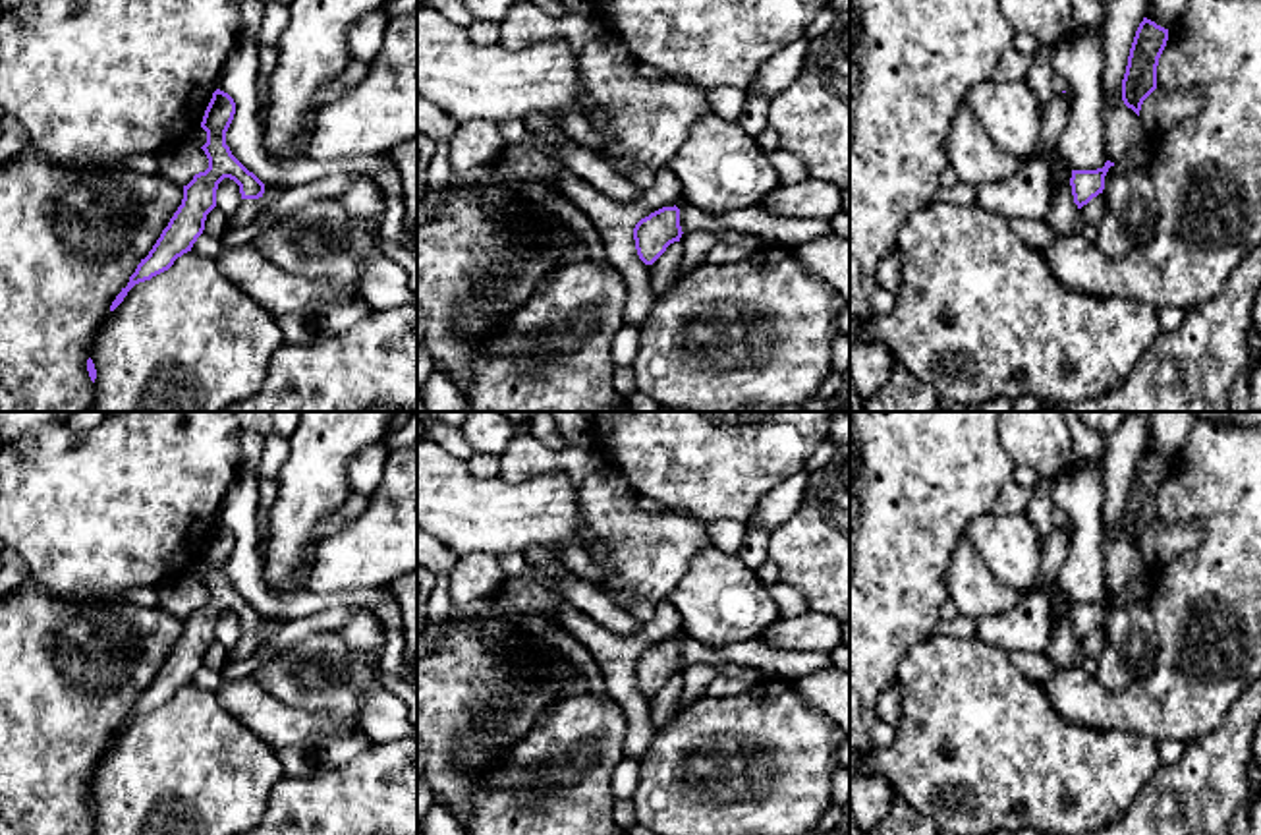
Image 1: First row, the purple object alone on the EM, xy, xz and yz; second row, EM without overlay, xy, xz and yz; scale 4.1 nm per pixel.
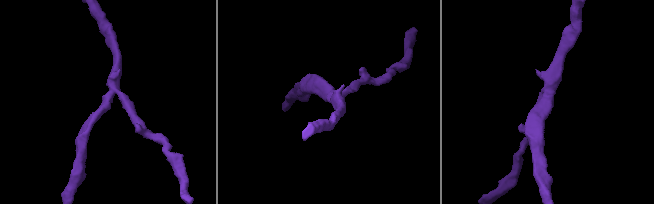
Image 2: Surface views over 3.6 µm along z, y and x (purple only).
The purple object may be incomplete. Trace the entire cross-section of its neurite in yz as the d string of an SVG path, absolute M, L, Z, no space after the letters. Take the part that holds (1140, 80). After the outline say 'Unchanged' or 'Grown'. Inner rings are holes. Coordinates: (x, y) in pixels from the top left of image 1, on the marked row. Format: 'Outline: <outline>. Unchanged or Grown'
Outline: M1143 17L1135 31L1122 79L1122 101L1137 116L1143 101L1157 89L1157 66L1166 41L1168 29Z. Unchanged

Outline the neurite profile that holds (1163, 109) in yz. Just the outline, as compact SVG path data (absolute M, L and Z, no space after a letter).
M1155 89L1141 104L1139 120L1147 137L1157 137L1168 128L1195 116L1203 108L1199 91Z

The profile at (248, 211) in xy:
M265 184L265 193L259 199L241 199L236 213L228 218L226 230L243 228L255 222L282 195L286 186Z

